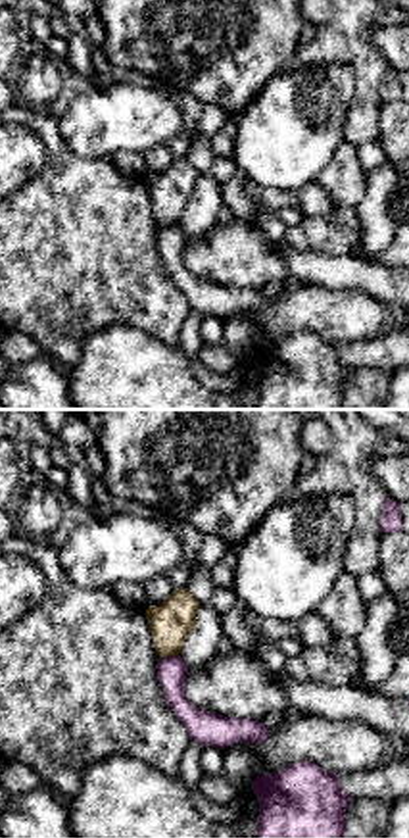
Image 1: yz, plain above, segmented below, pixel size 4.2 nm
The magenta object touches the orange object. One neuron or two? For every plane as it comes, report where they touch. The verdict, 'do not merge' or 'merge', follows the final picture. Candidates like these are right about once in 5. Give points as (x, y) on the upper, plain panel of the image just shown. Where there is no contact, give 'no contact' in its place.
meets magenta at (168, 227)

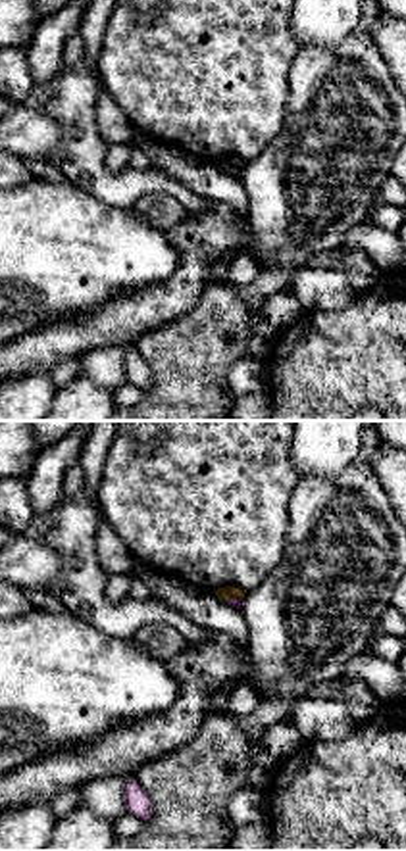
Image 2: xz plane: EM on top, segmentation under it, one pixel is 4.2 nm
meets magenta at (233, 170)

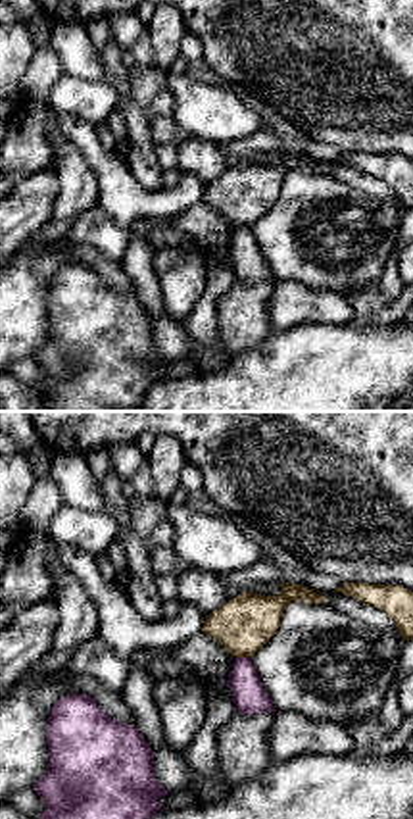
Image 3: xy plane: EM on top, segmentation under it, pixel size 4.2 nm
meets magenta at (244, 227)

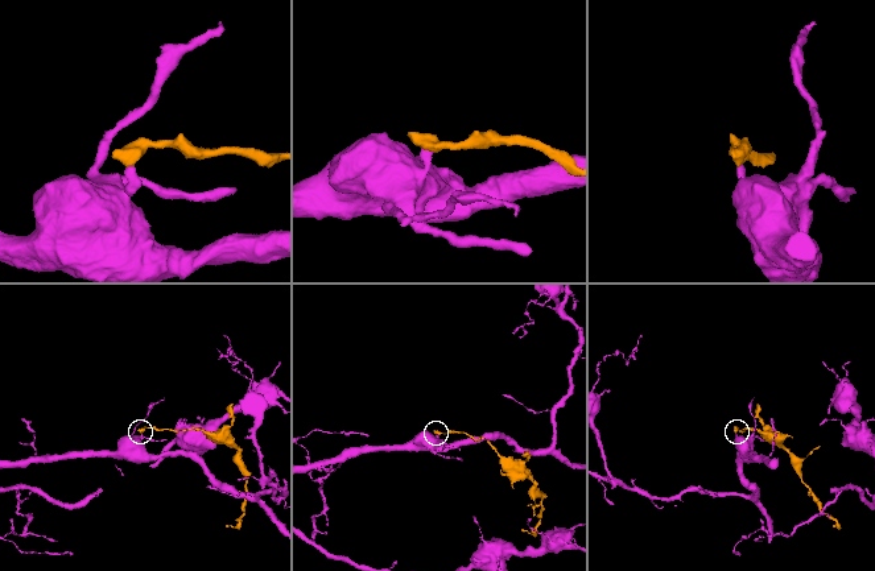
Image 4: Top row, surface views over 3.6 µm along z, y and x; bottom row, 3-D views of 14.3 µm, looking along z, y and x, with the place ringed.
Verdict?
do not merge

